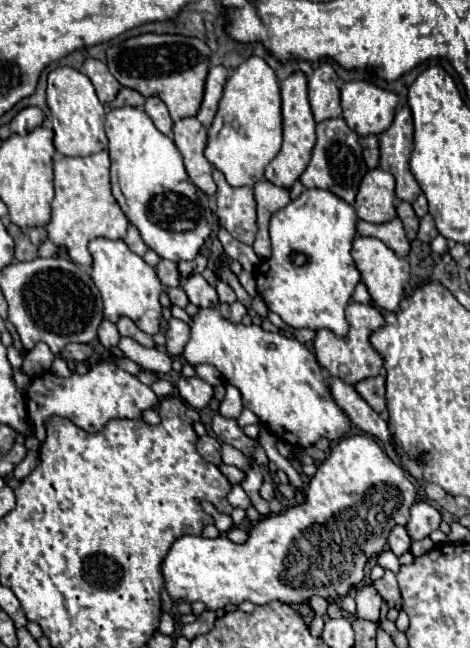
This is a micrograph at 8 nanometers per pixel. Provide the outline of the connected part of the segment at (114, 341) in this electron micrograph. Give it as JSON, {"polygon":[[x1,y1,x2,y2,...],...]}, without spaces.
{"polygon":[[104,320,104,322,100,324,100,328,98,328,98,338,100,338,100,342,104,344,104,348,112,350,112,348,116,348,116,346,118,346,120,332,118,332,118,328,116,328,112,322]]}

